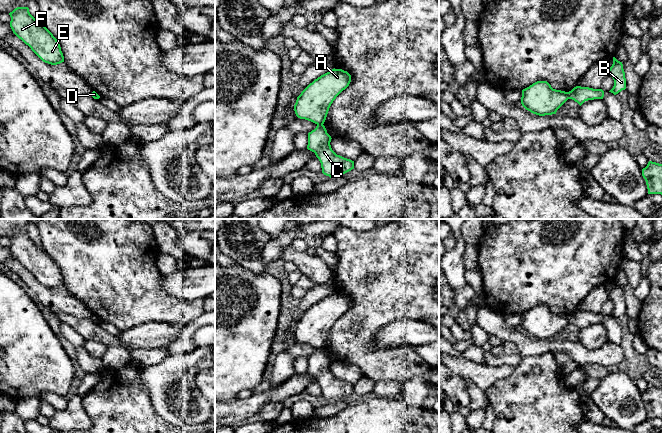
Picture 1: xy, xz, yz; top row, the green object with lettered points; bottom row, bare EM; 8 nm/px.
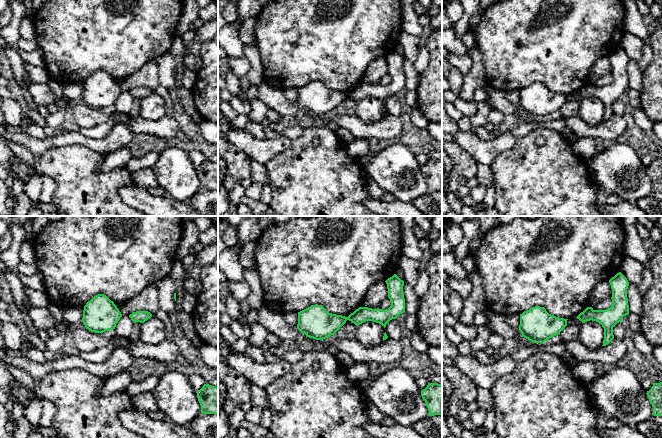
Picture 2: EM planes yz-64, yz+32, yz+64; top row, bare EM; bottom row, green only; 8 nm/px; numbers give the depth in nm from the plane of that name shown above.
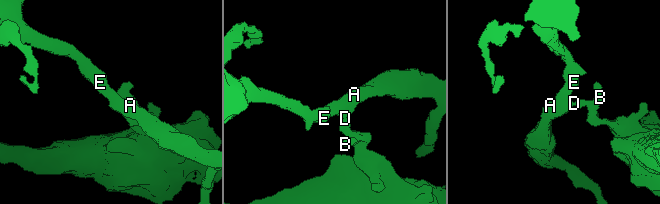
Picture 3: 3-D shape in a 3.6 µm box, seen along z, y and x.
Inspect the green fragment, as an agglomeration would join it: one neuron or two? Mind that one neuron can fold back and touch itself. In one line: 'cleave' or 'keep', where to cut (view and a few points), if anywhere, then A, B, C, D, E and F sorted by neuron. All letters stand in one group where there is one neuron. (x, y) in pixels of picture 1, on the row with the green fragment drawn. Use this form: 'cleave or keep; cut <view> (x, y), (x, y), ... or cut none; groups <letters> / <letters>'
cleave; cut yz (567, 92), (569, 98); groups A E F / B C D

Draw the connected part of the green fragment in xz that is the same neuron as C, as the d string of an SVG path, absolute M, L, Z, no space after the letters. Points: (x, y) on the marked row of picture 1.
M323 124L317 125L308 133L307 149L314 152L321 163L322 173L326 176L341 177L354 169L354 161L337 155L331 148L331 136Z

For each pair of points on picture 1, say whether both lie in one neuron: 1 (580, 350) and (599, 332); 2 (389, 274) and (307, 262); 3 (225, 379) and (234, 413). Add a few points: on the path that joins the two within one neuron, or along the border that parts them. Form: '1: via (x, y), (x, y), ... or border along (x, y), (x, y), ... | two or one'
1: border along (578, 340), (589, 349), (599, 349), (607, 342) | two
2: border along (333, 273), (329, 281) | two
3: border along (235, 397), (225, 402) | two

